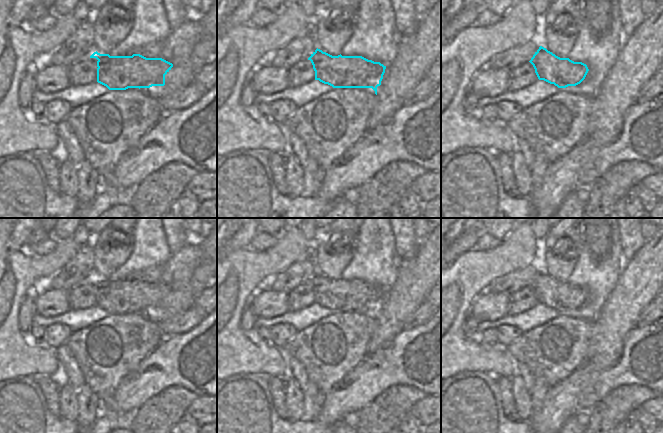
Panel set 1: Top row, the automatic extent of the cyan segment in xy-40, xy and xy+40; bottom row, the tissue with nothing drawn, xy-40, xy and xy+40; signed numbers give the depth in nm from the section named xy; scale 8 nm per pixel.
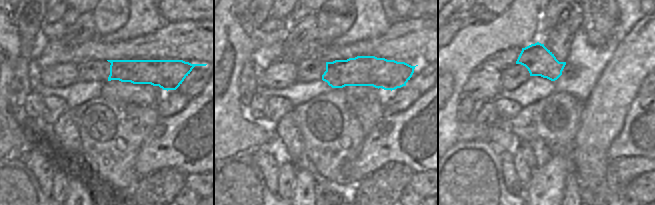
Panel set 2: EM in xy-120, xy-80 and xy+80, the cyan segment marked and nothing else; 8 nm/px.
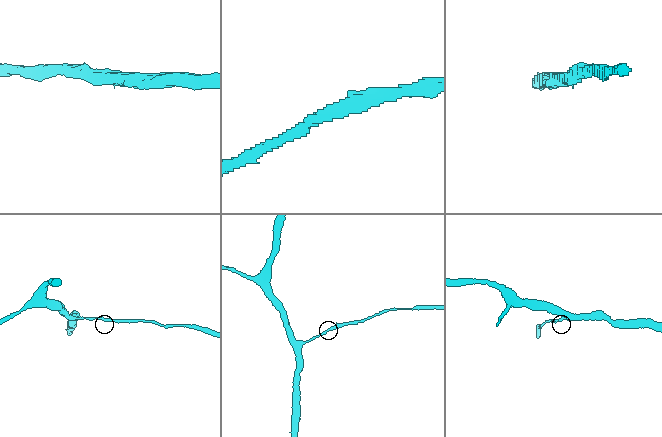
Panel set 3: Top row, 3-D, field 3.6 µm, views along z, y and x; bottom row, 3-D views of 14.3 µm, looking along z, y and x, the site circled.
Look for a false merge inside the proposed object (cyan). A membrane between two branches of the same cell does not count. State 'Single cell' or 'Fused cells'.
Single cell.

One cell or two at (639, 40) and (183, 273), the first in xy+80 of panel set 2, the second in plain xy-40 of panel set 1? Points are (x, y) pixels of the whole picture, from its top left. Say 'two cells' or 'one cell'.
two cells

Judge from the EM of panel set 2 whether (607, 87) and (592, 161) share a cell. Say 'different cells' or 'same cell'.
same cell

